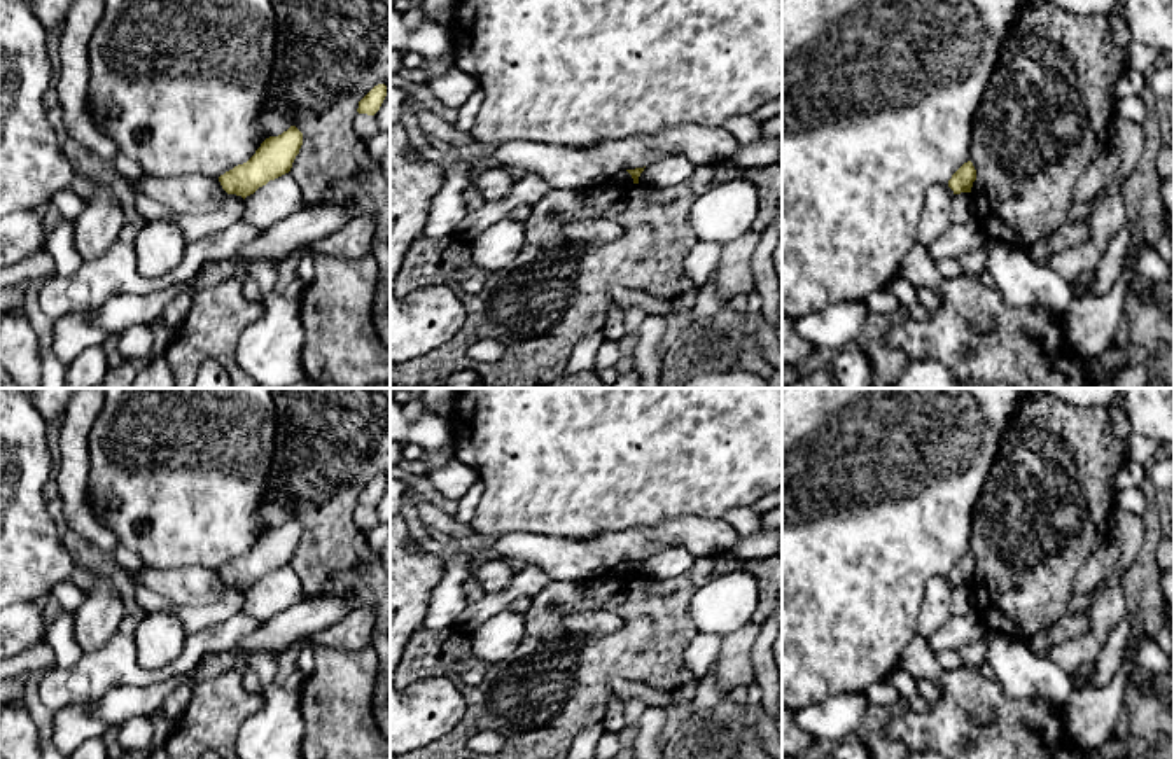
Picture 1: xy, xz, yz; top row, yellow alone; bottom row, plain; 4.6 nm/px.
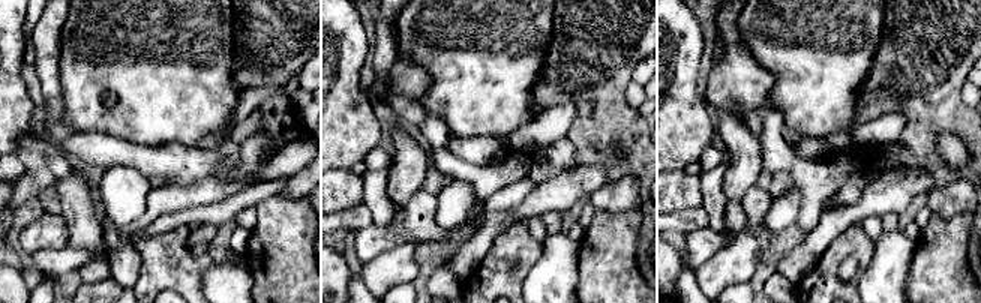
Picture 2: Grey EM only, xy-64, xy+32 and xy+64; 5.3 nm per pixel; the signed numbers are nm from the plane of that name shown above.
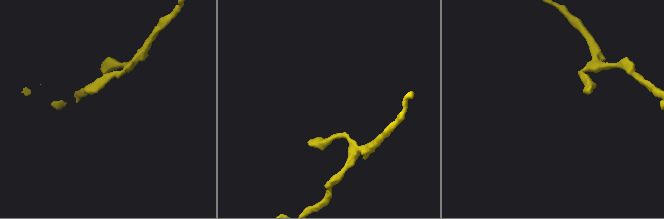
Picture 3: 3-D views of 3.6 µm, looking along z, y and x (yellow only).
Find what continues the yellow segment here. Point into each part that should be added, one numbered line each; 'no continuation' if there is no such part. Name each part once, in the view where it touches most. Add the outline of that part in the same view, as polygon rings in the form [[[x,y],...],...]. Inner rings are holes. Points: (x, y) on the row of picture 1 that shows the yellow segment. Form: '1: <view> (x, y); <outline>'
no continuation

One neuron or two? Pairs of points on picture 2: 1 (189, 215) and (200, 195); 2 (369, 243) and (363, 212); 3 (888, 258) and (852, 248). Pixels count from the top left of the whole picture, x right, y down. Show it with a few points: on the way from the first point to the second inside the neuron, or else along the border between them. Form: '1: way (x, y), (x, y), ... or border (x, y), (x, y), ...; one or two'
1: border (227, 197), (209, 204), (164, 212), (159, 216); two
2: border (372, 224), (368, 225); two
3: border (875, 242), (872, 260), (860, 276), (860, 287); two

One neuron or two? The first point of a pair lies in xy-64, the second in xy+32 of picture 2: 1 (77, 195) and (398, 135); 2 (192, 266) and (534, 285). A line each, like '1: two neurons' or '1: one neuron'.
1: one neuron
2: two neurons

